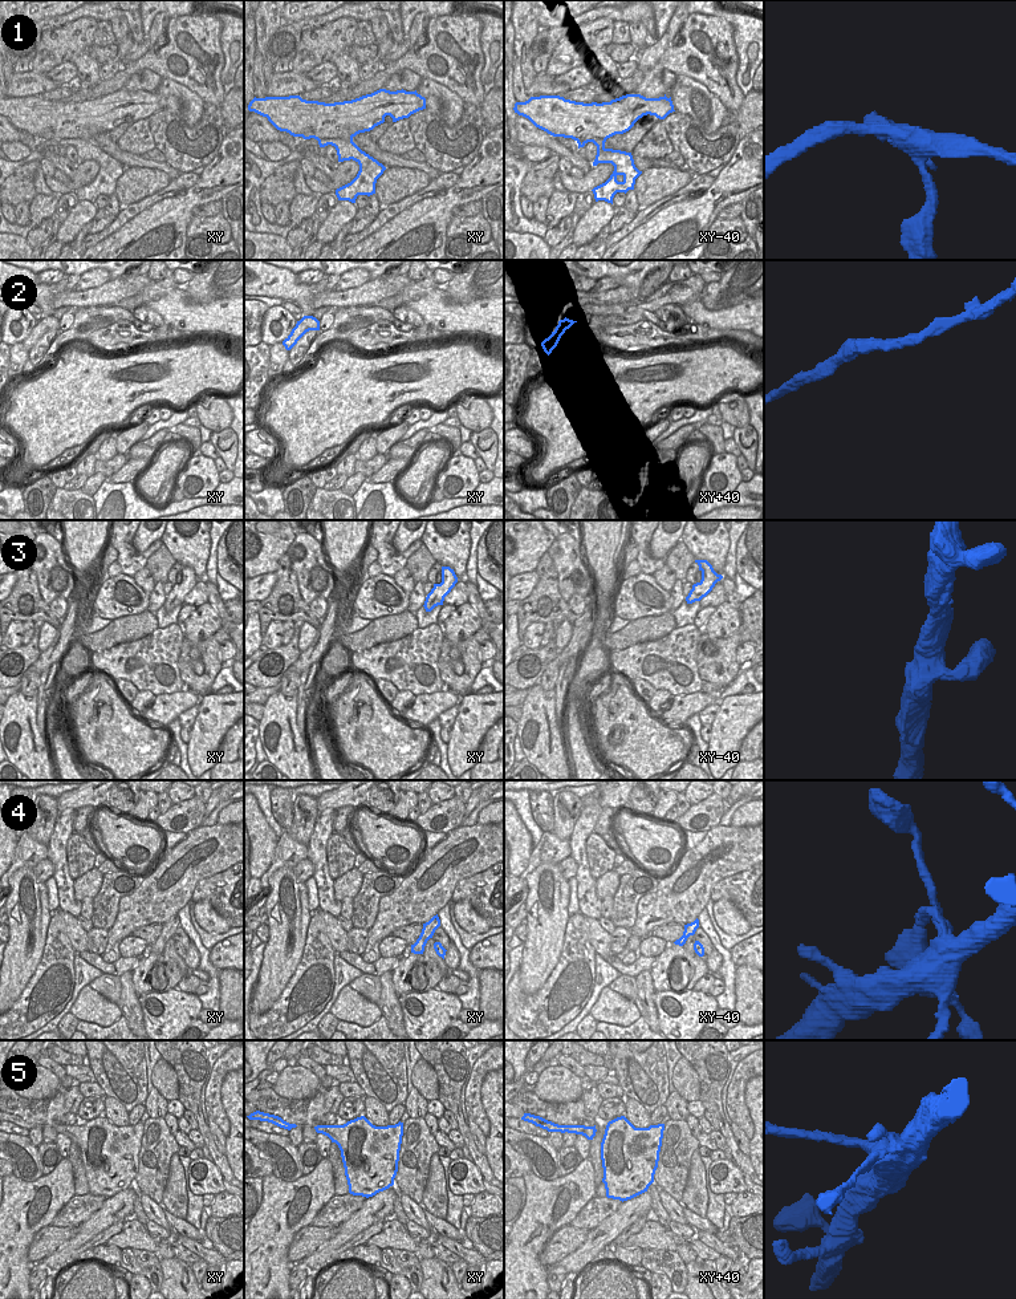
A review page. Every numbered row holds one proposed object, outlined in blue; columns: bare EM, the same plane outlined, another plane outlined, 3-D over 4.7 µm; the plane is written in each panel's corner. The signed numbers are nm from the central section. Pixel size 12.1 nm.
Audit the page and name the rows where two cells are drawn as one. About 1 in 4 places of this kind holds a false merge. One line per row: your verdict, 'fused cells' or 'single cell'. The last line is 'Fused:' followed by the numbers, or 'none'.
1: fused cells
2: single cell
3: single cell
4: single cell
5: fused cells
Fused: 1, 5

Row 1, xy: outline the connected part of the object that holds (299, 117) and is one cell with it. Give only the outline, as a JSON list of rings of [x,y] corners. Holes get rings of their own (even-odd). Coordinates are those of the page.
[[[379,89],[344,102],[306,101],[300,96],[253,98],[248,110],[255,111],[280,131],[304,139],[353,138],[373,130],[390,115],[393,122],[426,109],[426,98],[415,92]]]

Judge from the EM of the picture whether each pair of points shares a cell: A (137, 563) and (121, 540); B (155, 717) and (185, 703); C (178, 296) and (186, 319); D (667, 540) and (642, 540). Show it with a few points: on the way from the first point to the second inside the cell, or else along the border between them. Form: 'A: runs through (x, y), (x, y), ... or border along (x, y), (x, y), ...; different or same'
A: runs through (131, 559), (124, 546); same
B: runs through (162, 711), (178, 703); same
C: runs through (178, 301), (178, 309), (182, 313); same
D: border along (651, 534), (650, 553), (654, 557), (665, 557); different

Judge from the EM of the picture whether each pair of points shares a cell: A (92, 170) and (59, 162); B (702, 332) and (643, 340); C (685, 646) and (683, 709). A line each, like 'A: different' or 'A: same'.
A: different
B: same
C: different

